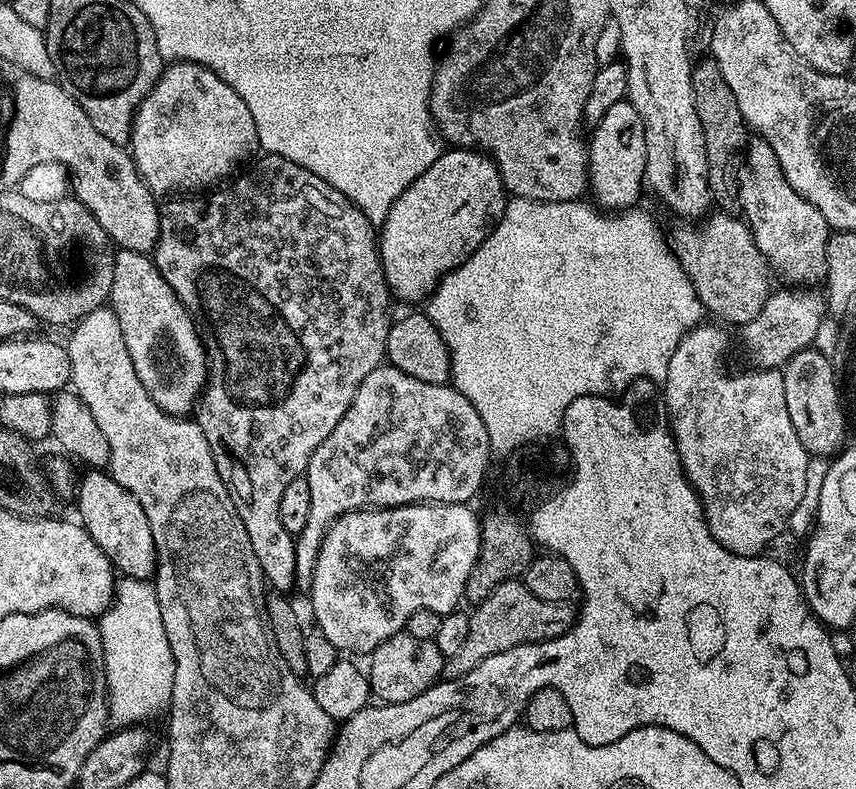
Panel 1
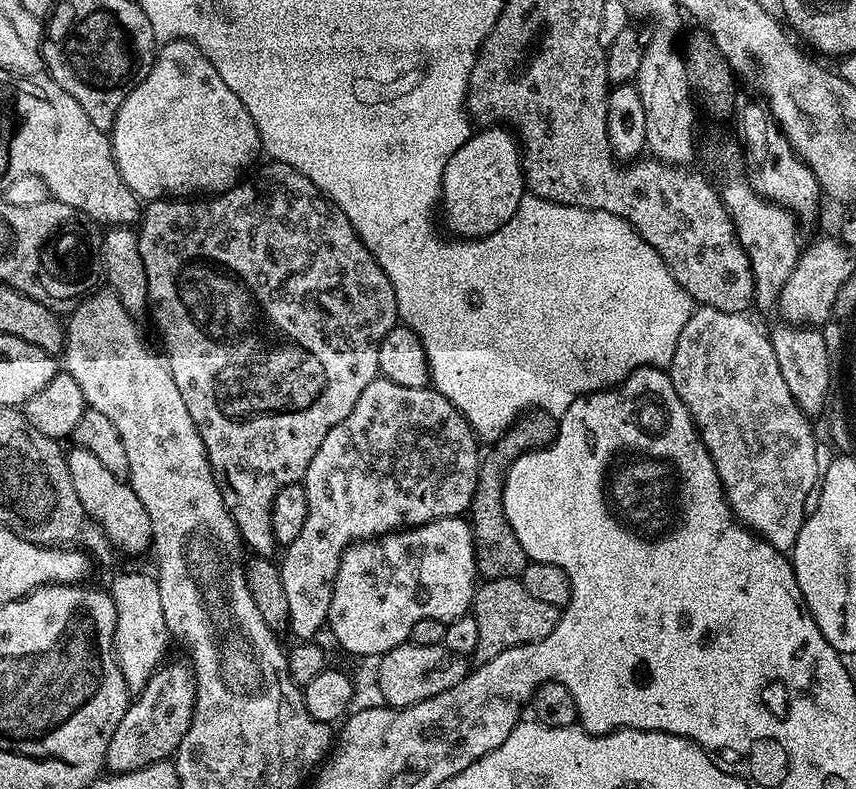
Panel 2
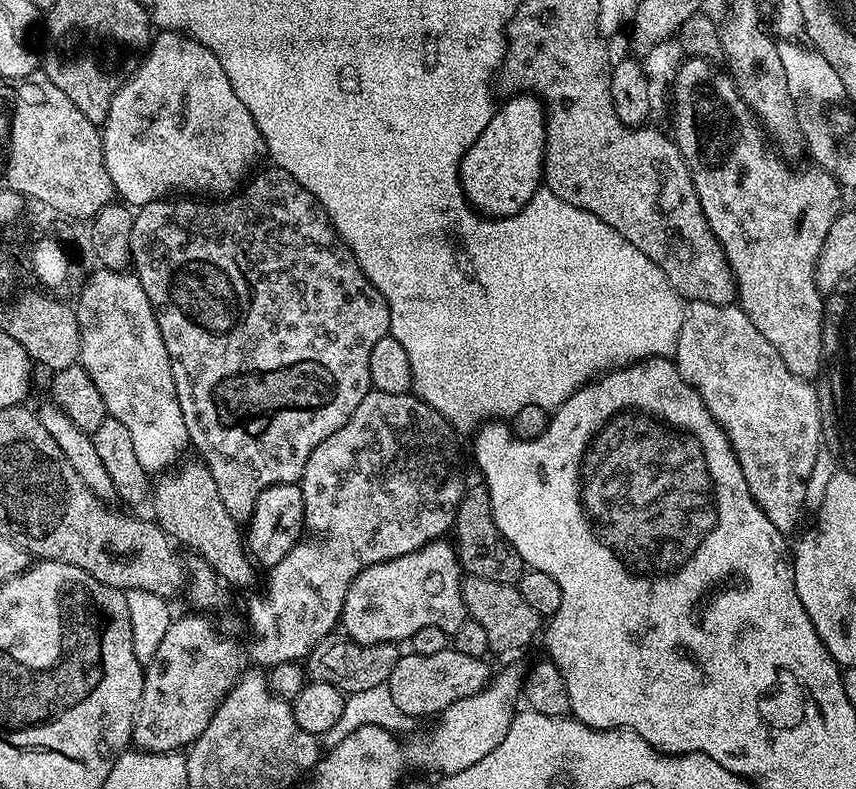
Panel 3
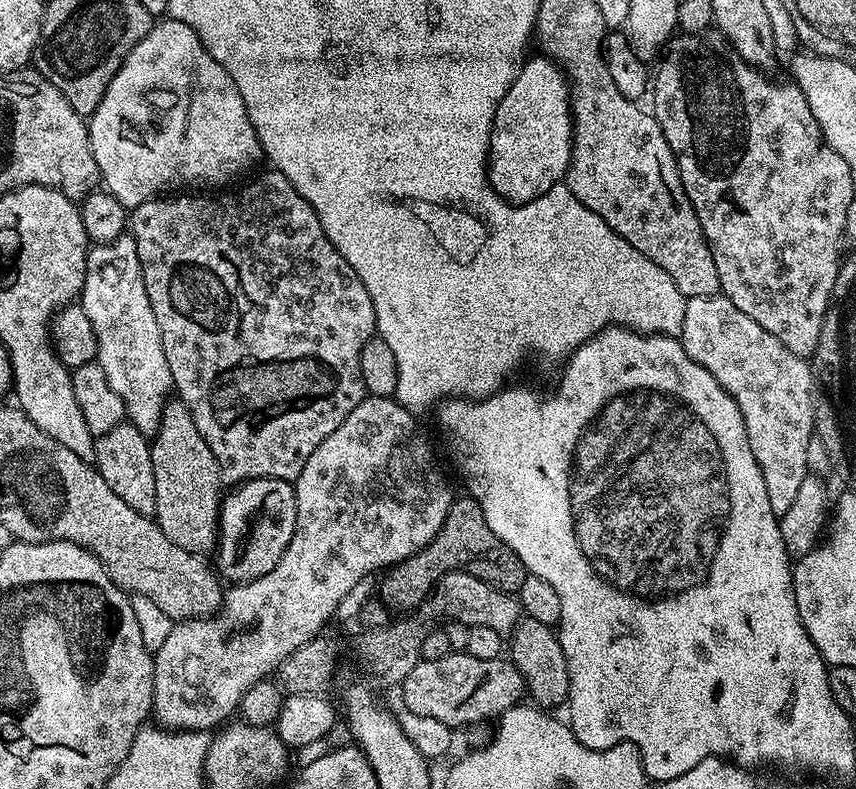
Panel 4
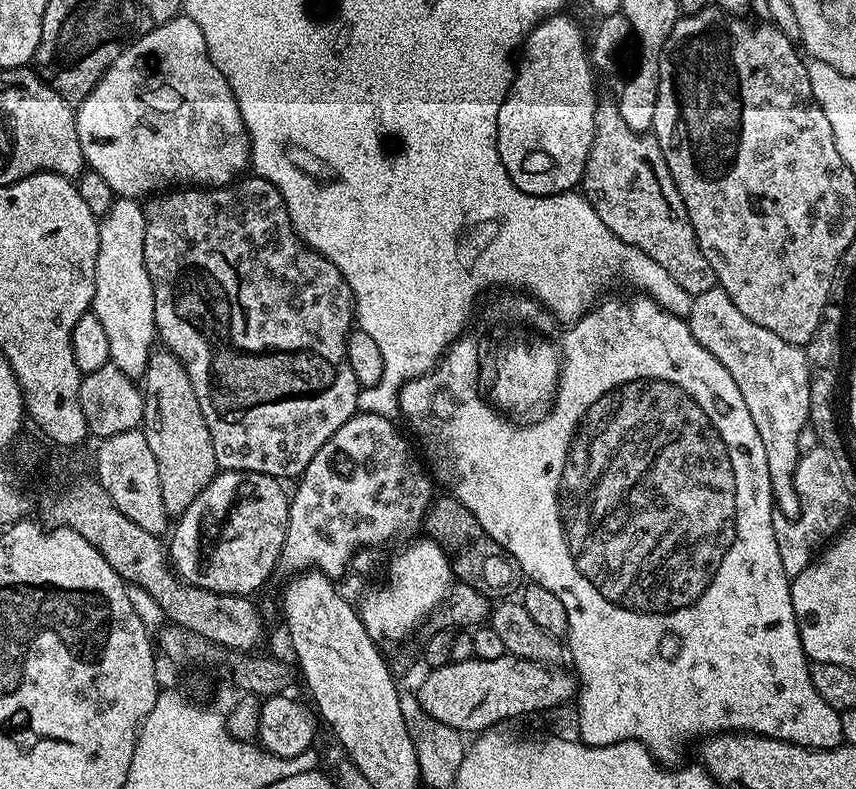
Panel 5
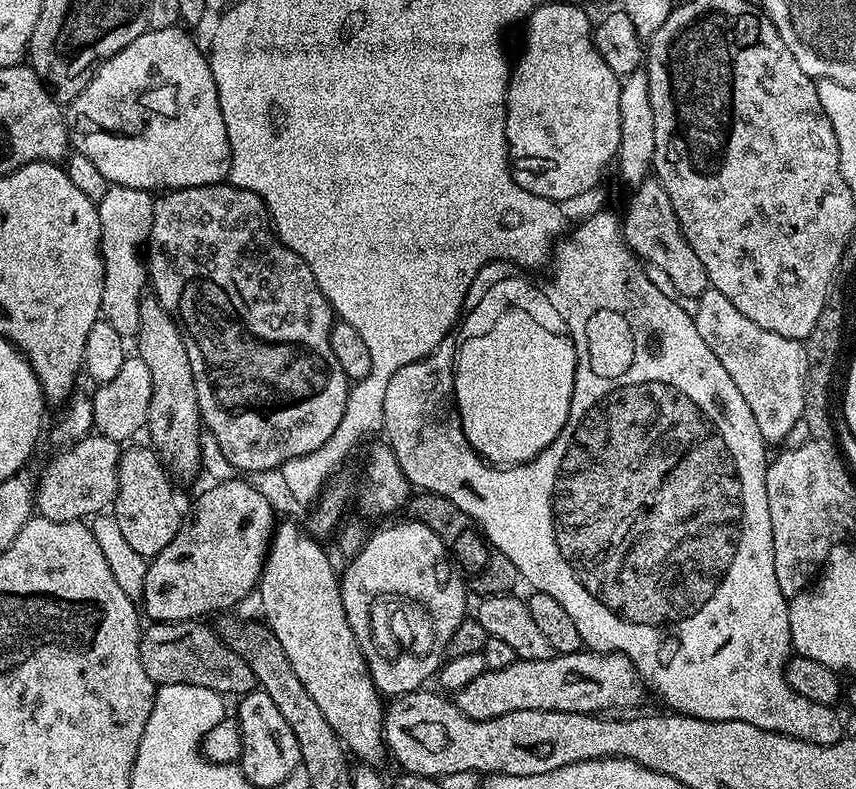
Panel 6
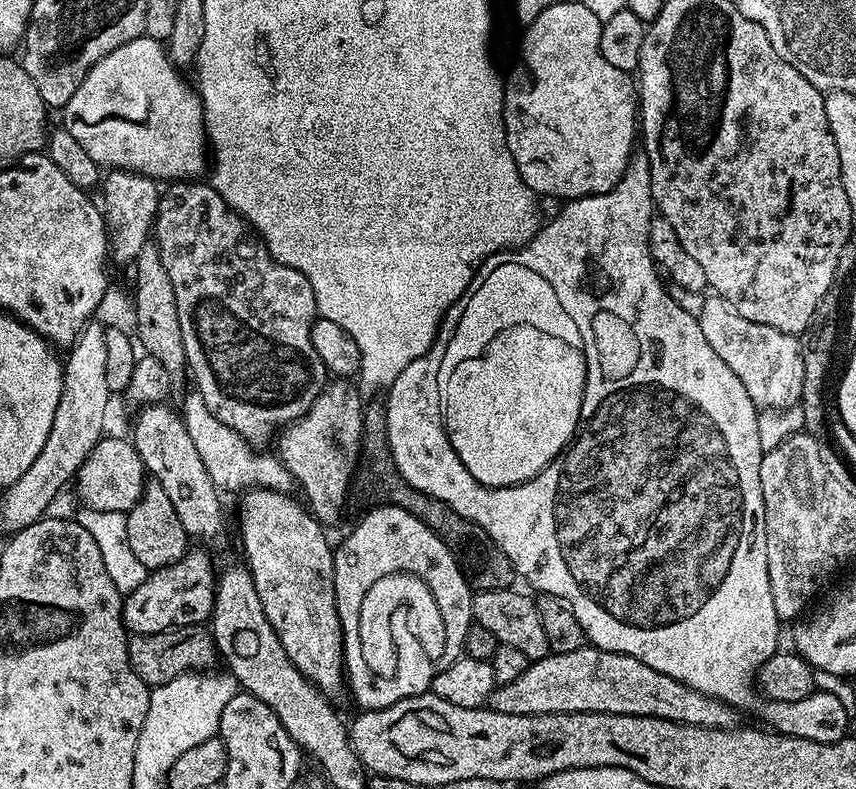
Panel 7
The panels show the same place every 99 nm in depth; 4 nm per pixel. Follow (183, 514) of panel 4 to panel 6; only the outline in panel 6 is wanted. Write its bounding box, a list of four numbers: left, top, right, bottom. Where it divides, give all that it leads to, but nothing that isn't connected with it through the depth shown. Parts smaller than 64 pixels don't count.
[134,294,202,480]

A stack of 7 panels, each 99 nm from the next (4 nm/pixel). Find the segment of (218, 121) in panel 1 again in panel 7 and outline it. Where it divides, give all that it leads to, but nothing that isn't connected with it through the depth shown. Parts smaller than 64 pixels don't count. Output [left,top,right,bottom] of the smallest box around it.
[62,36,210,182]

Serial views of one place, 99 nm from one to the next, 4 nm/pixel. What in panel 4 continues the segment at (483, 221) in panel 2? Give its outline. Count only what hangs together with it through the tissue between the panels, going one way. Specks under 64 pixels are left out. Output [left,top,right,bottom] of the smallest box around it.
[488,54,572,204]

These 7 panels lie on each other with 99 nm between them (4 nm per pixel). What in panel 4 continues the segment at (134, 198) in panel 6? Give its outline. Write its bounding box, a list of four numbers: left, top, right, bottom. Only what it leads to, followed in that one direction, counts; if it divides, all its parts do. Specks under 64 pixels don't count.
[78,234,173,438]

